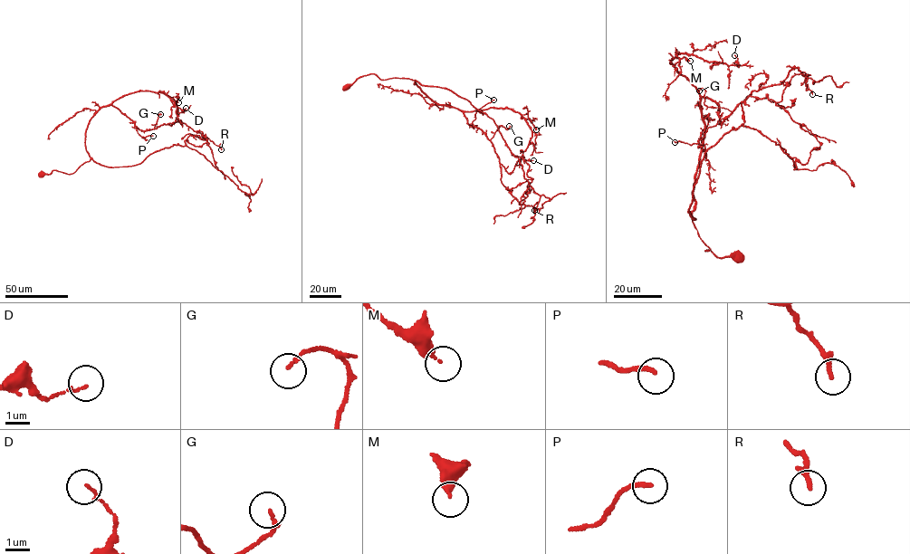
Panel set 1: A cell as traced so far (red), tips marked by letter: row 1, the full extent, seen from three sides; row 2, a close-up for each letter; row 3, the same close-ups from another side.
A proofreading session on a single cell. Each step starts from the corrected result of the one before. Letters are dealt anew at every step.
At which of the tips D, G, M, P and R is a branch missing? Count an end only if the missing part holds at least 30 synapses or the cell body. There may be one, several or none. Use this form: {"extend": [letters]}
{"extend": []}

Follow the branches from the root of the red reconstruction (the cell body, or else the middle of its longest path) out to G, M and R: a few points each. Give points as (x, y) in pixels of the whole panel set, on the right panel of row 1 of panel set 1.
G: (739, 259), (704, 251), (692, 220), (699, 99), (714, 101), (721, 125), (732, 112), (707, 107), (699, 90)
M: (739, 259), (704, 251), (709, 247), (692, 220), (704, 125), (697, 90), (670, 62), (675, 52), (690, 61)
R: (739, 259), (704, 251), (687, 212), (705, 152), (743, 123), (749, 96), (778, 102), (800, 73), (812, 94)

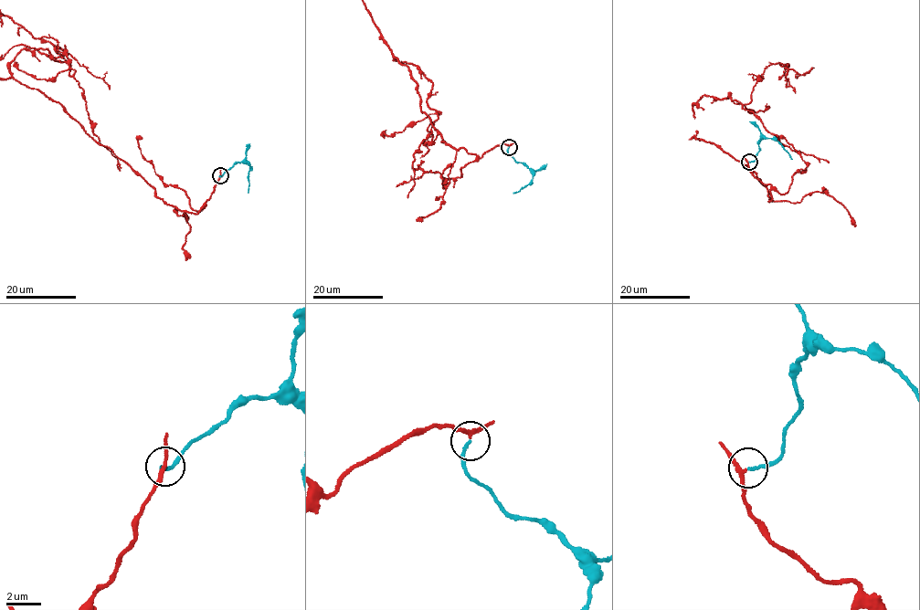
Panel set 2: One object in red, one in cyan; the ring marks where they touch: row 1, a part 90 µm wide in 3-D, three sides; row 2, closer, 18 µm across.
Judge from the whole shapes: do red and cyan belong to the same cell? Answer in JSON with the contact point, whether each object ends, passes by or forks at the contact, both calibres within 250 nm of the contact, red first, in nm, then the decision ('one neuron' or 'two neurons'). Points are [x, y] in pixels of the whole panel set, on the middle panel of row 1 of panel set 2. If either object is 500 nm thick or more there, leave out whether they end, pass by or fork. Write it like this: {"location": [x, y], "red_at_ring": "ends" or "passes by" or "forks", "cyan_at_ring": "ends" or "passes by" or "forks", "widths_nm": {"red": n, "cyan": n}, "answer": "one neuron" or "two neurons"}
{"location": [509, 147], "red_at_ring": "passes by", "cyan_at_ring": "ends", "widths_nm": {"red": 180, "cyan": 150}, "answer": "one neuron"}

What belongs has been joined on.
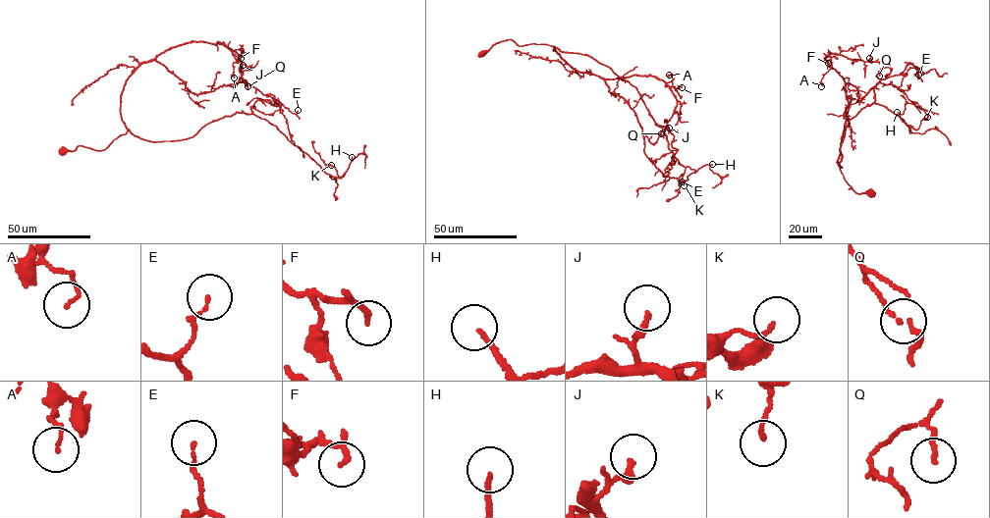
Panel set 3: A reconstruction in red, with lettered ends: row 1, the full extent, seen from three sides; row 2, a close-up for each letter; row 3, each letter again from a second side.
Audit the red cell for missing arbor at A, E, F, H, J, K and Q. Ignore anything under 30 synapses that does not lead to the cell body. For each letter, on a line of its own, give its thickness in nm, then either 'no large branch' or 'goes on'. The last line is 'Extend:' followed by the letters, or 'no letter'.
A: calibre 100 nm; no large branch
E: calibre 110 nm; no large branch
F: calibre 170 nm; no large branch
H: calibre 140 nm; goes on
J: calibre 240 nm; no large branch
K: calibre 130 nm; no large branch
Q: calibre 120 nm; no large branch
Extend: H

